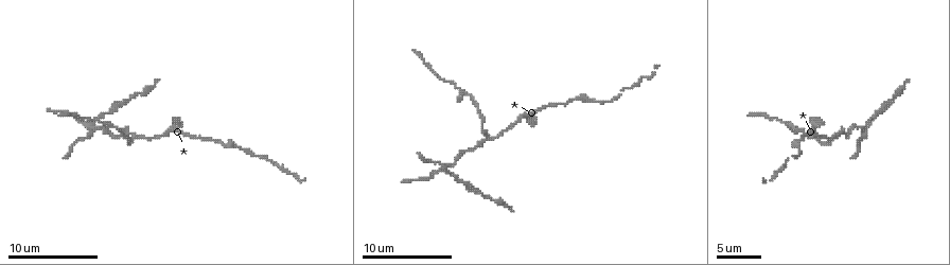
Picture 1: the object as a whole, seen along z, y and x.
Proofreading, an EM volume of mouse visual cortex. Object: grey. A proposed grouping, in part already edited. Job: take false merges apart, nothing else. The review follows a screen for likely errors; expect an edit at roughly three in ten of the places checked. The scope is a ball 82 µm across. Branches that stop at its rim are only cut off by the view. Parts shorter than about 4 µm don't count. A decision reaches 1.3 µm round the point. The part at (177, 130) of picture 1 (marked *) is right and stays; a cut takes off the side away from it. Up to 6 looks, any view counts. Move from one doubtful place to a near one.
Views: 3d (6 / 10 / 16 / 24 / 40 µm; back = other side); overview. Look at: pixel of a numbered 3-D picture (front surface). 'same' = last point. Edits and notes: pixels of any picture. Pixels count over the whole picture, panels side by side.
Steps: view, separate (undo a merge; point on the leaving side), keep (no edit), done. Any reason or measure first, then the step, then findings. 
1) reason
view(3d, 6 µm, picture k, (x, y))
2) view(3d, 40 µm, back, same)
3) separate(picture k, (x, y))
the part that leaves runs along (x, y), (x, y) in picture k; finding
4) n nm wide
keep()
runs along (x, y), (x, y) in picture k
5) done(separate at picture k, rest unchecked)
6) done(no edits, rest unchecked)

three arms meet
view(3d, 10 µm, picture 1, (487, 137))

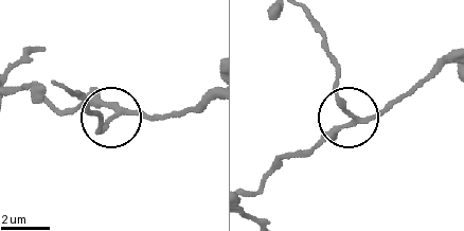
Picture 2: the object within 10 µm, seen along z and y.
3 arms
separate(picture 2, (337, 95))
a second neuron is stuck on

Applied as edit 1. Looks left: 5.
four arms meet
view(3d, 6 µm, picture 1, (445, 167))

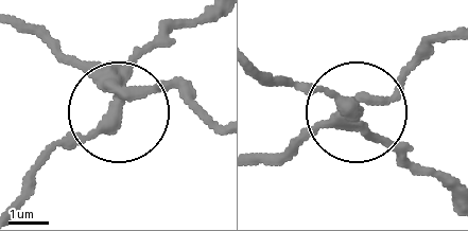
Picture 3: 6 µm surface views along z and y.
from behind
view(3d, 6 µm, back, picture 3, (352, 111))

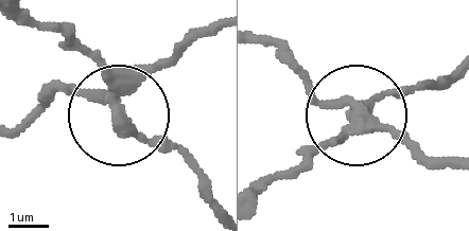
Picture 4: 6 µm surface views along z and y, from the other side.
4 arms
separate(picture 4, (134, 136))
the part that leaves runs along (111, 84), (61, 36), (20, 16) in picture 4; a second neuron is stuck on

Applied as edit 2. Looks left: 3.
view(overview)

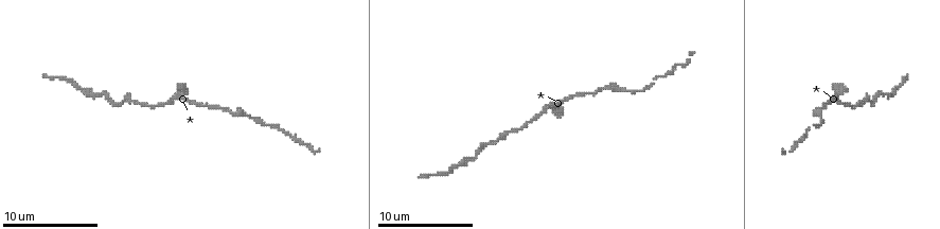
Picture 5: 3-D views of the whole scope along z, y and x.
calibre changes
view(3d, 16 µm, picture 5, (624, 91))

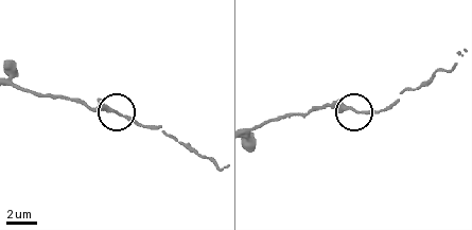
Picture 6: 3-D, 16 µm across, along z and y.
keep()
runs along (18, 86), (41, 95), (105, 107), (133, 116), (150, 128) in picture 6; one neuron here

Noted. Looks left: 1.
done(separate at picture 2, separate at picture 4, rest unchecked)

